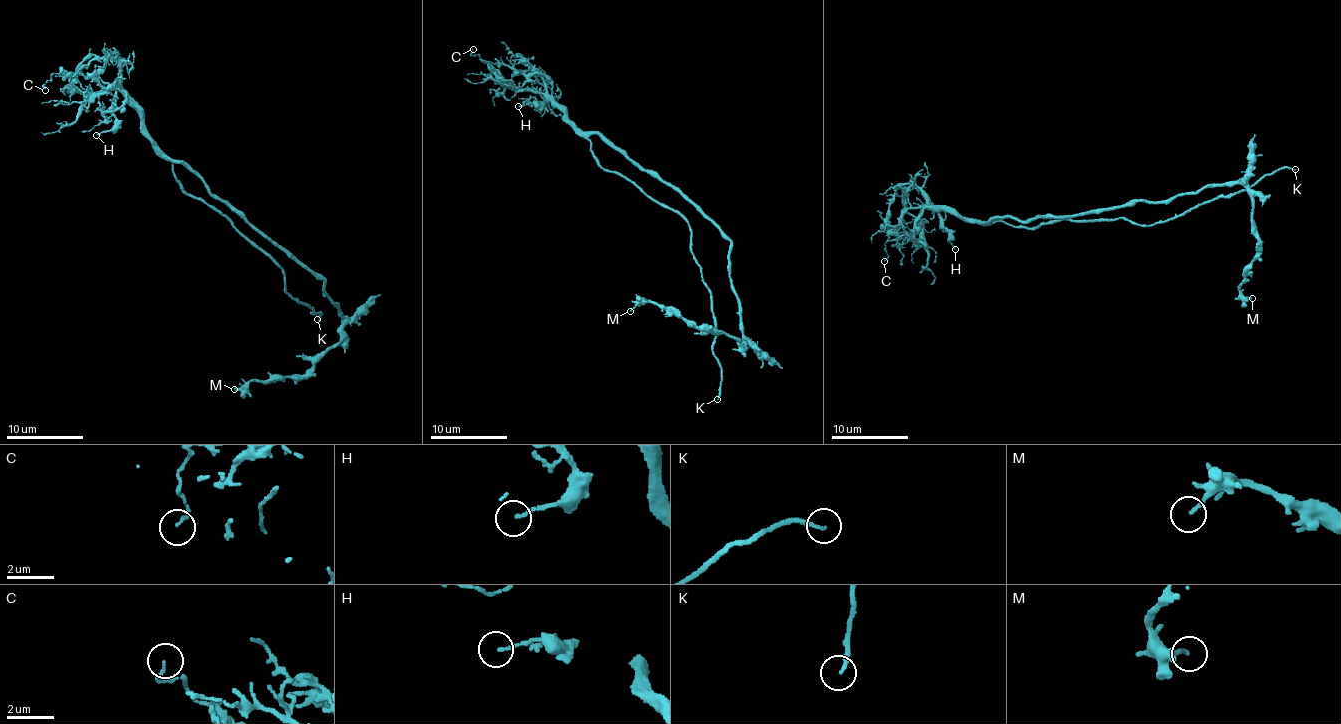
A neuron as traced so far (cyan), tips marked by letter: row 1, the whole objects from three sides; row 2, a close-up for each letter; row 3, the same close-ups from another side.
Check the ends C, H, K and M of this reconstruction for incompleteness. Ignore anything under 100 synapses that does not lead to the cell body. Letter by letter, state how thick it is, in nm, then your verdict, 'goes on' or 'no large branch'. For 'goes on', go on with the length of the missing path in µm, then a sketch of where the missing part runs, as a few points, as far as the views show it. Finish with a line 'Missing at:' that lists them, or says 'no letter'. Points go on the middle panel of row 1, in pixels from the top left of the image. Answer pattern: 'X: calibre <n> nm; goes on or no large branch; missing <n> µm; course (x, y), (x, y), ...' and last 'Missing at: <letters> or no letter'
C: calibre 100 nm; no large branch
H: calibre 120 nm; no large branch
K: calibre 130 nm; goes on; missing 10 µm; course (717, 399), (714, 411), (745, 430), (764, 434)
M: calibre 140 nm; no large branch
Missing at: K

